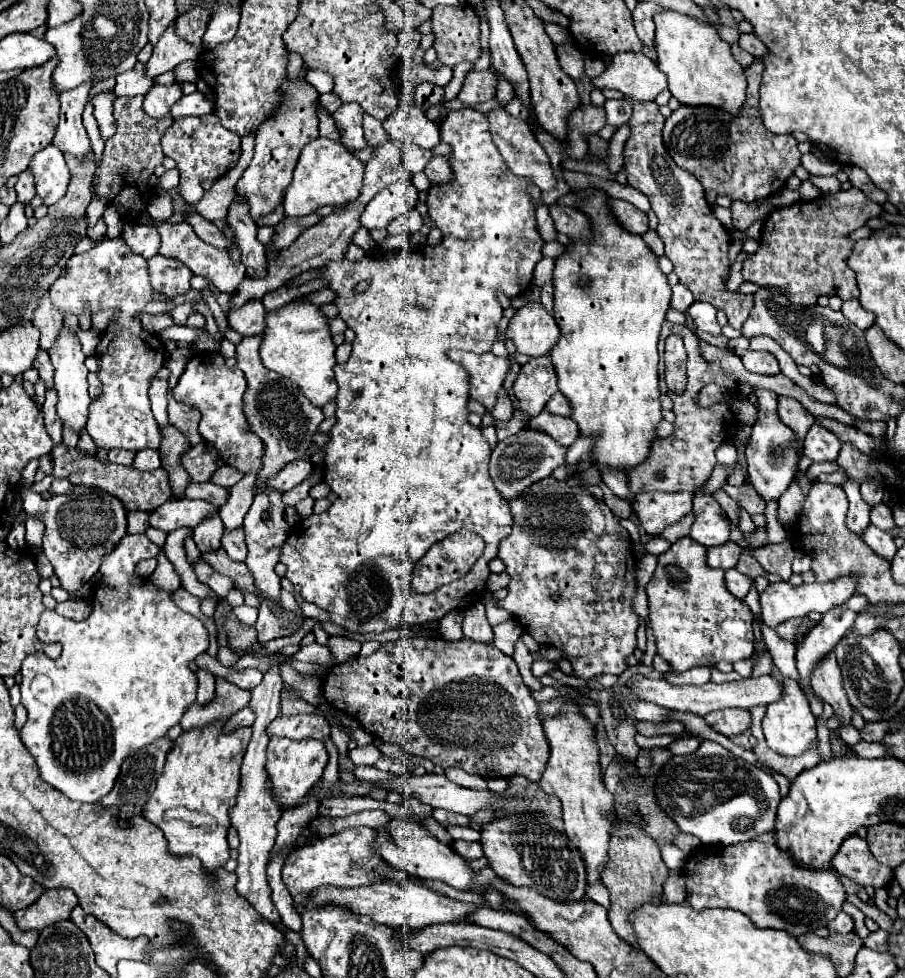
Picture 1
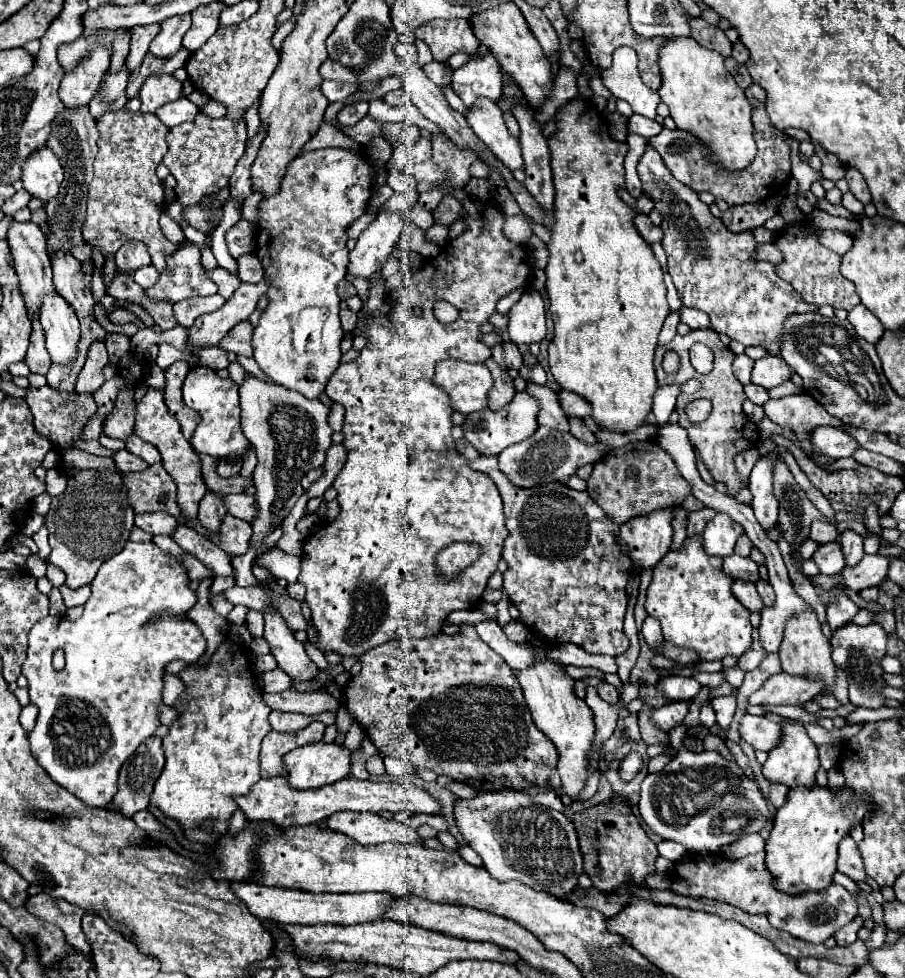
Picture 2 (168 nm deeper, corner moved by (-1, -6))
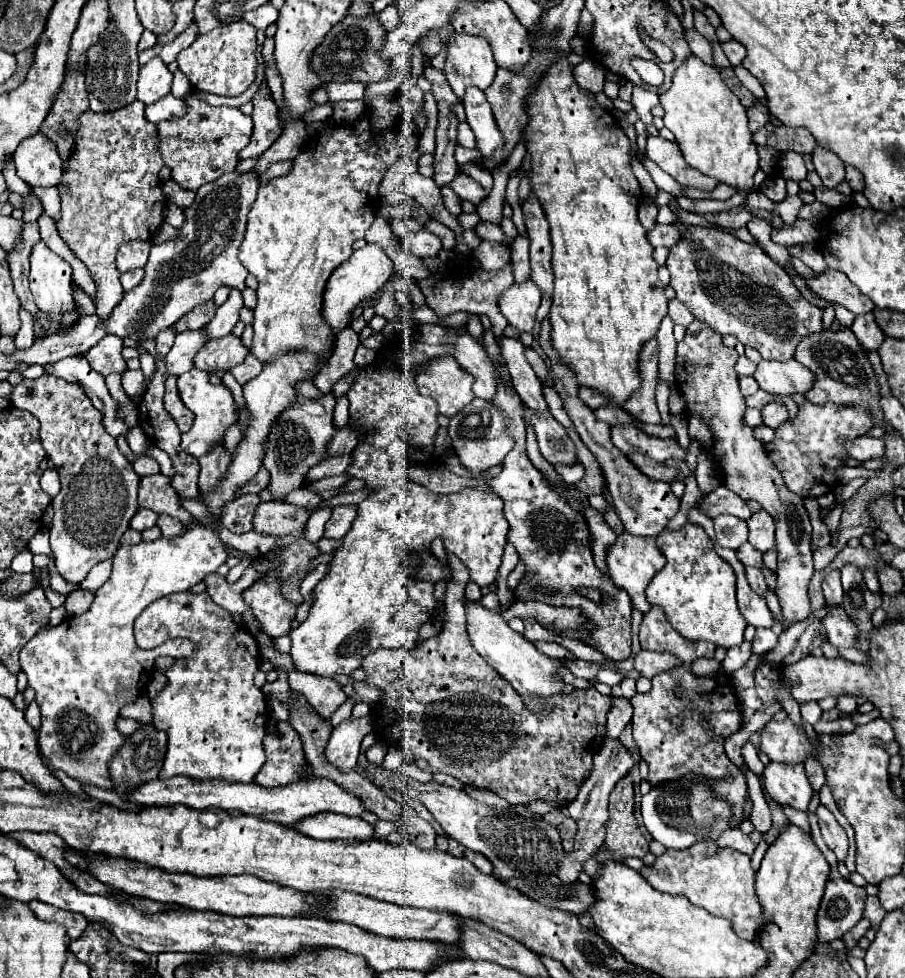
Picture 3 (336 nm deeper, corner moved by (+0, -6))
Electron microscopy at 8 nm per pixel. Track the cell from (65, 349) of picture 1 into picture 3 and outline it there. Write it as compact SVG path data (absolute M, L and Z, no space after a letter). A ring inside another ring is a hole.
M43 241L31 249L29 285L37 307L49 313L51 327L57 329L59 317L75 309L71 295L71 265L55 255Z

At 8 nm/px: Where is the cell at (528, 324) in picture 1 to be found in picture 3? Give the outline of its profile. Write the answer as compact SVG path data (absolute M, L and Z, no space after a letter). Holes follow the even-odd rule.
M531 279L523 283L513 283L499 297L501 313L519 331L531 331L535 327L535 313L539 305L541 305L541 291Z

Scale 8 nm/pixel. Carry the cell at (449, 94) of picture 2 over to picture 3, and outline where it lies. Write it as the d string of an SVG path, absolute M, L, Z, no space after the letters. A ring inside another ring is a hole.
M459 122L457 140L462 146L470 149L477 148L475 136L466 122Z

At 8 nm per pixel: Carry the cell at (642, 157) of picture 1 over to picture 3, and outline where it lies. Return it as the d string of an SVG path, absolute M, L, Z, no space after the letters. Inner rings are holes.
M675 223L683 233L683 241L669 251L667 269L671 273L671 287L677 293L677 299L703 323L721 335L735 335L743 345L753 347L767 361L787 361L793 359L797 345L803 337L823 331L823 311L811 305L799 289L793 285L785 269L775 265L755 243L743 243L733 235L711 229L711 227L685 227Z

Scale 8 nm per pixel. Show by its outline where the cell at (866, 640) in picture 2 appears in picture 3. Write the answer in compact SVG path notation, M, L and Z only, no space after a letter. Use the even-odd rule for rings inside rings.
M827 605L827 615L821 621L827 629L827 639L833 647L843 649L843 647L853 647L857 635L857 629L853 625L853 621L845 615L843 607L839 605Z

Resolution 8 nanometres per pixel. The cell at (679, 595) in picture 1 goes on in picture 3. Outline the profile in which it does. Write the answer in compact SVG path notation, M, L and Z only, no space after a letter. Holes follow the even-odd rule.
M685 523L677 531L665 529L655 543L667 563L647 587L649 603L663 607L671 625L691 641L711 641L727 649L741 645L747 623L735 601L735 573L731 565L715 553L703 527Z

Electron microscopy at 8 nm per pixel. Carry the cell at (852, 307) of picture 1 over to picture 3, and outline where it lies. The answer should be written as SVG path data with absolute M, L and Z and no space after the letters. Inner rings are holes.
M871 313L857 315L855 321L853 321L853 325L851 325L851 331L859 339L859 343L865 349L871 349L871 351L877 351L881 347L881 343L885 341L885 335L879 329L879 325L875 325L875 319L871 317Z

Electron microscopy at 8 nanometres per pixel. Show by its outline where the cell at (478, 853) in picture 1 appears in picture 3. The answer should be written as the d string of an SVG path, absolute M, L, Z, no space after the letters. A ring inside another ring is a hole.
M465 849L465 859L469 859L481 873L493 873L493 865L491 865L491 861L485 857L485 855L481 855L481 853L475 853L475 851L469 851L469 849Z

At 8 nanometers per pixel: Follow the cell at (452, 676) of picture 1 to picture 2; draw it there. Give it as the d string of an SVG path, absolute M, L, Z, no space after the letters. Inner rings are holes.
M460 625L460 633L456 633L456 635L438 633L438 635L430 635L424 639L396 639L396 641L388 641L384 645L378 645L378 647L366 651L362 655L362 671L356 677L352 677L348 681L348 685L342 689L342 701L344 701L342 705L350 711L352 719L366 731L368 739L386 757L404 759L416 767L424 767L438 775L446 775L454 781L468 783L476 791L502 791L502 789L528 789L528 787L554 787L556 789L560 785L560 777L556 777L558 751L556 751L554 743L546 735L542 735L540 729L536 729L536 725L530 717L530 711L524 703L524 695L522 695L522 689L518 685L514 671L504 663L504 659L498 653L494 653L478 637L476 629L470 625Z

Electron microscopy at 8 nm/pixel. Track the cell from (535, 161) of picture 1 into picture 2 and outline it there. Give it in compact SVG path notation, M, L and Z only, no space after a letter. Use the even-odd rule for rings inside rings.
M480 99L466 115L476 137L494 153L494 157L510 171L524 169L520 141L506 129L502 111L494 101Z

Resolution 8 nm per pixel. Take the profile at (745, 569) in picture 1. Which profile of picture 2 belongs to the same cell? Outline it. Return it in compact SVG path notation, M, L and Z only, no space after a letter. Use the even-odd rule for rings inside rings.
M758 579L756 587L758 587L758 593L760 593L764 605L772 605L772 601L774 601L774 589L772 589L772 585L768 581L764 581L764 579Z

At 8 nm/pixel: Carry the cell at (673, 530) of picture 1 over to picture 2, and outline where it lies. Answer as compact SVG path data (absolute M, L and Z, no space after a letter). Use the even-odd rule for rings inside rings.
M702 509L702 511L694 511L694 513L688 513L688 521L686 521L686 531L688 531L688 537L692 535L700 535L704 531L704 525L714 517L714 511L712 509Z

